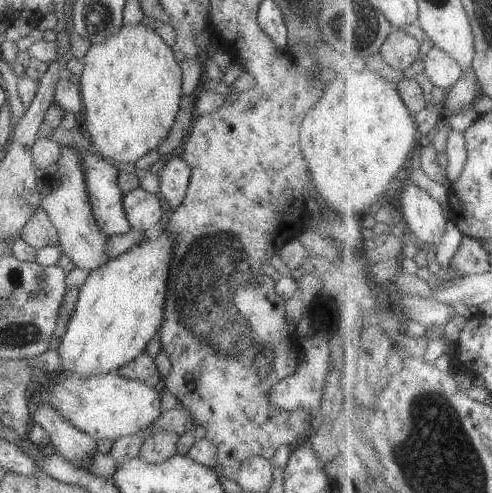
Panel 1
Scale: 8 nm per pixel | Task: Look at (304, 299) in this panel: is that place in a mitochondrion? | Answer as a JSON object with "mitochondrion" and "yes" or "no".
{"mitochondrion":"no"}

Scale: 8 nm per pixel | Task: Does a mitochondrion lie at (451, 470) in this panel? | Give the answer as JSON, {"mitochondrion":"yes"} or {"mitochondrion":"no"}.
{"mitochondrion":"yes"}

